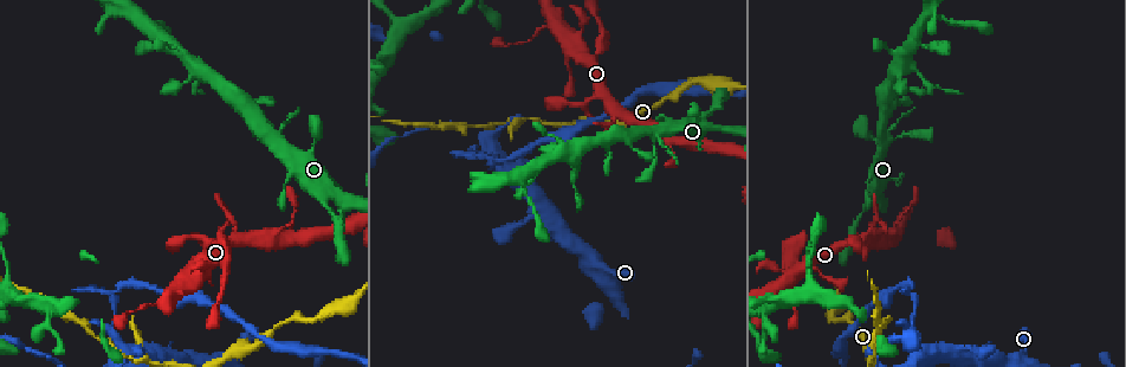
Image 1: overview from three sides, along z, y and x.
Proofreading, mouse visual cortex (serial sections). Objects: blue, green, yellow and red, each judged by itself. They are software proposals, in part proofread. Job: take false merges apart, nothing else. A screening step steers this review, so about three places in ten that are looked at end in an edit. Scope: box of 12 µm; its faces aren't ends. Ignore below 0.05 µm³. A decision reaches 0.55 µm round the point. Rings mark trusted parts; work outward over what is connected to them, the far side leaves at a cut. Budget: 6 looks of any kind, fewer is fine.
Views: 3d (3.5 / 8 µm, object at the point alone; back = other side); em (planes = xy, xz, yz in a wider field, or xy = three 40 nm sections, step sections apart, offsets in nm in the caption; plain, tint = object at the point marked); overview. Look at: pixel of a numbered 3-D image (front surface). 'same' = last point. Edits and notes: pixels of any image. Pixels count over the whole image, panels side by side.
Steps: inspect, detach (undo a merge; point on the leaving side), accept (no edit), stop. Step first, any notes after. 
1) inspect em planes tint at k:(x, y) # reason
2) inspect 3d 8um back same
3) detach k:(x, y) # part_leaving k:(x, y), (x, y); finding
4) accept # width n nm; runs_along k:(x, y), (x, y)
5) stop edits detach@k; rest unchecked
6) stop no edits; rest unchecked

inspect em xy step 3 tint at 1:(794, 262)

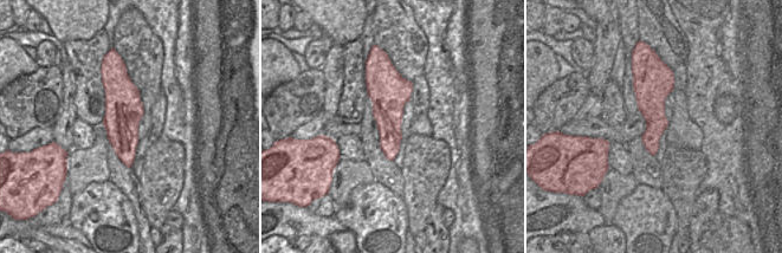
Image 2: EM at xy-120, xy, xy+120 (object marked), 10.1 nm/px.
inspect 3d 3.5um same # see where the arms go

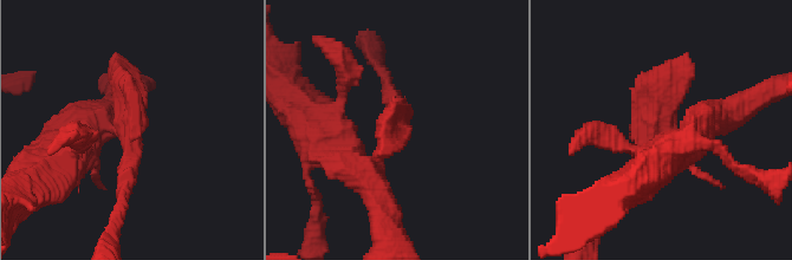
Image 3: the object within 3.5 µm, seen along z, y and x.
accept # arm_widths 200, 350, 400 nm; runs_along 3:(718, 115), (657, 132), (621, 194); continuous, no second cell

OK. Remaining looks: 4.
inspect 3d 3.5um back at 1:(142, 304) # thin neck

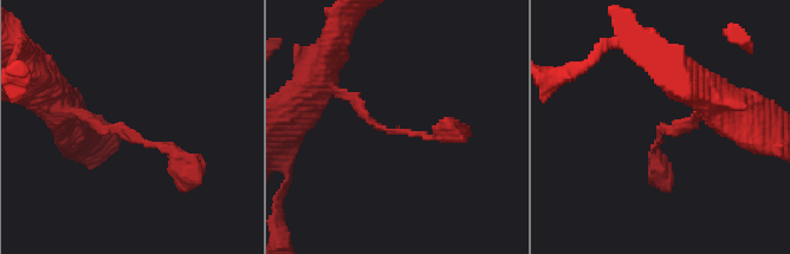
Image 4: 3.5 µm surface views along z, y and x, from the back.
accept # runs_along 4:(73, 110), (164, 147), (186, 178); one cell here

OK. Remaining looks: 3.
inspect 3d 3.5um at 1:(112, 326) # narrows sharply

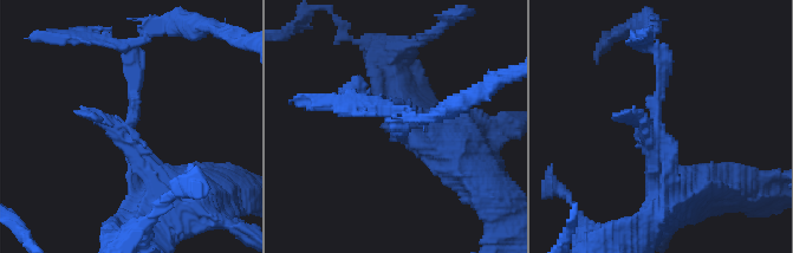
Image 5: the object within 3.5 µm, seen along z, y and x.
inspect em xy step 5 tint at 5:(658, 123) # shape alone is not enough

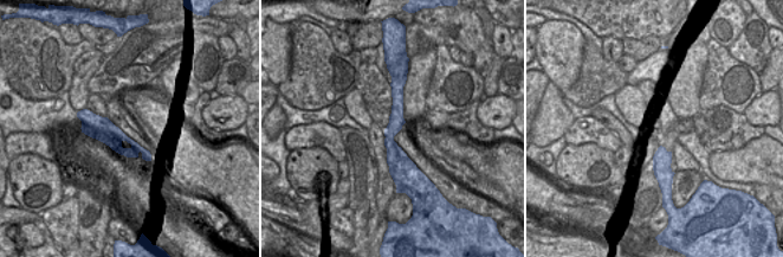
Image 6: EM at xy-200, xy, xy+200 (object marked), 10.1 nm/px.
detach 5:(138, 83) # part_leaving 5:(129, 123), (125, 47), (148, 37); a second cell is stuck on

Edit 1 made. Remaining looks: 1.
stop edits detach@5; rest unchecked

